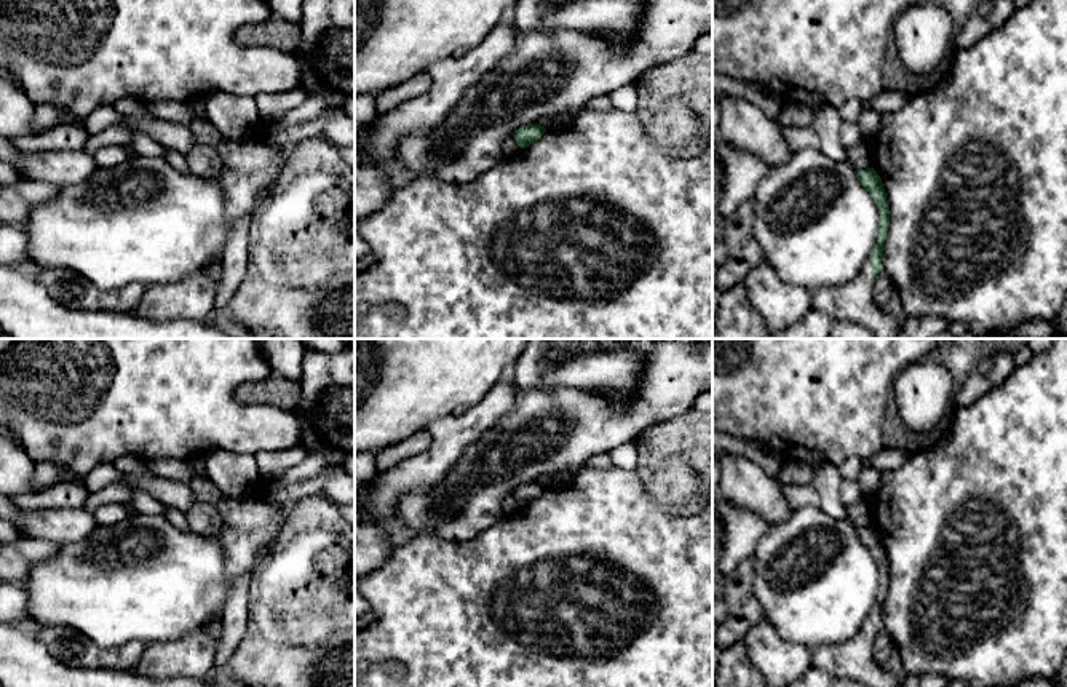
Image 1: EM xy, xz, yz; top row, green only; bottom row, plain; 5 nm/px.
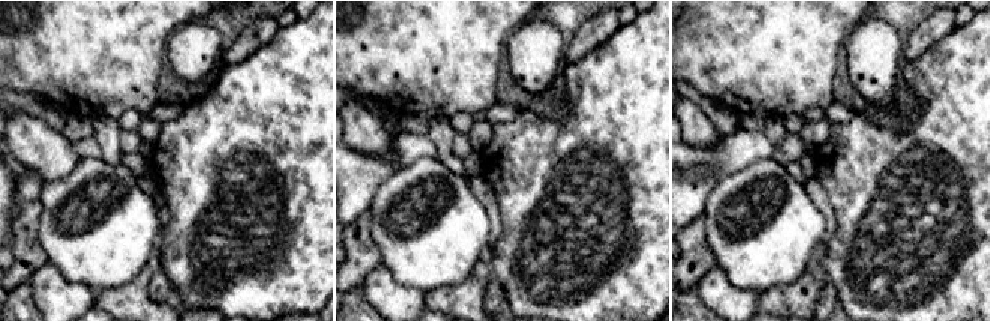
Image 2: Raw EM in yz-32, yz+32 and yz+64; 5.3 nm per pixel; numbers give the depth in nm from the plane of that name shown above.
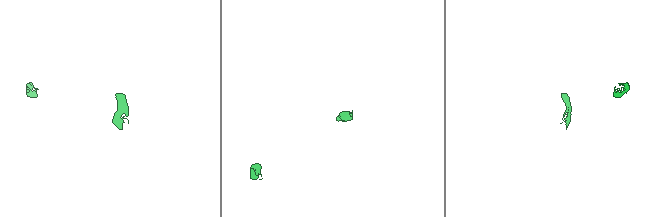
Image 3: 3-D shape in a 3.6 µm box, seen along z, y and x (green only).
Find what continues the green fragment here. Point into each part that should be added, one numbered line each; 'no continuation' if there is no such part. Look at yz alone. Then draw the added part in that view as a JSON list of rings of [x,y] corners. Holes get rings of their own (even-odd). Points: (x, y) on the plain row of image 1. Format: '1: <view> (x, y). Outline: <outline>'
1: yz (853, 659). Outline: [[[867,618],[850,641],[815,649],[811,666],[832,677],[859,681],[869,687],[901,687],[902,679],[896,677],[888,666],[874,661],[872,642],[872,621]]]

